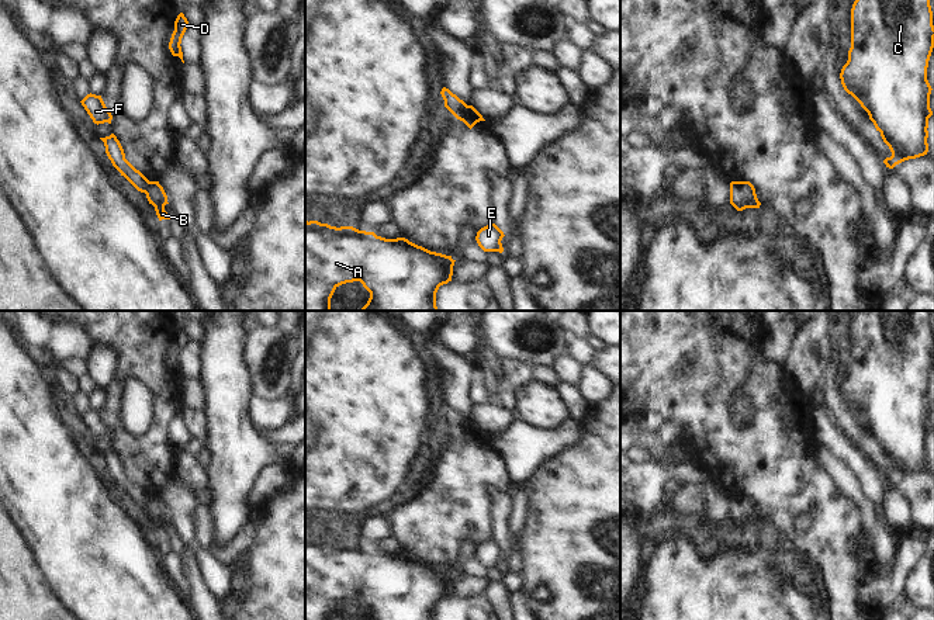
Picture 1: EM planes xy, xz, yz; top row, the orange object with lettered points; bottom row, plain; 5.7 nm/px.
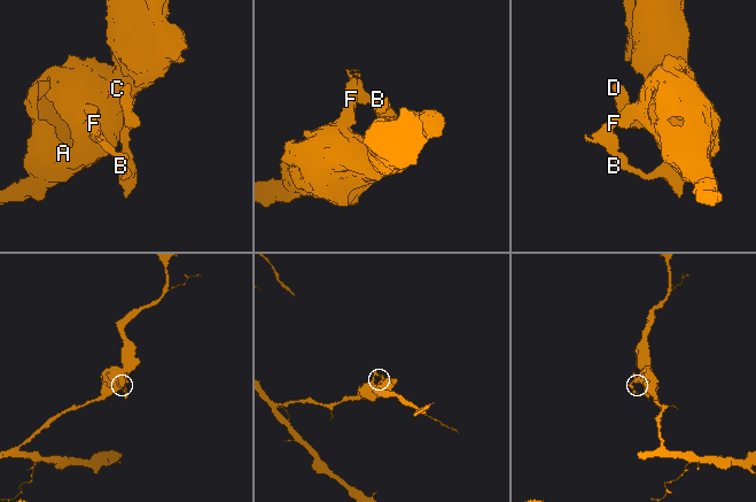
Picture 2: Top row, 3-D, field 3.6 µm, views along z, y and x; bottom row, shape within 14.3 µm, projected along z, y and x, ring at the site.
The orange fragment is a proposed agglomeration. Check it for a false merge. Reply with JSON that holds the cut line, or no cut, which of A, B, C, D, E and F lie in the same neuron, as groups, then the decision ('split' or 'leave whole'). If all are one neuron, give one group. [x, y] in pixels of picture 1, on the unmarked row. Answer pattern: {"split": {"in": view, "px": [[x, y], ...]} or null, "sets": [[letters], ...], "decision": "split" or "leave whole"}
{"split": {"in": "xz", "px": [[467, 421], [456, 432]]}, "sets": [["A", "C", "F"], ["B", "D", "E"]], "decision": "split"}

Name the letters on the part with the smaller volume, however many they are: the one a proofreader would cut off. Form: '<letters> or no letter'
B, D, E

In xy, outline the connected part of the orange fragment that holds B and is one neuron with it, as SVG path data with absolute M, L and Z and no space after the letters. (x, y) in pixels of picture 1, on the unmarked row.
M151 496L148 505L145 506L149 519L155 522L159 536L173 533L165 526L167 517L167 510L159 496Z

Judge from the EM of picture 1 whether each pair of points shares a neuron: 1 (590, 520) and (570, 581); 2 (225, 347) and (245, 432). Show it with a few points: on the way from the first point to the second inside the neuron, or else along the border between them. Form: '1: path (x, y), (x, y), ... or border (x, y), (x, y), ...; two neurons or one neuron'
1: path (588, 536), (588, 557), (581, 565); one neuron
2: path (225, 369), (229, 383), (229, 411); one neuron

